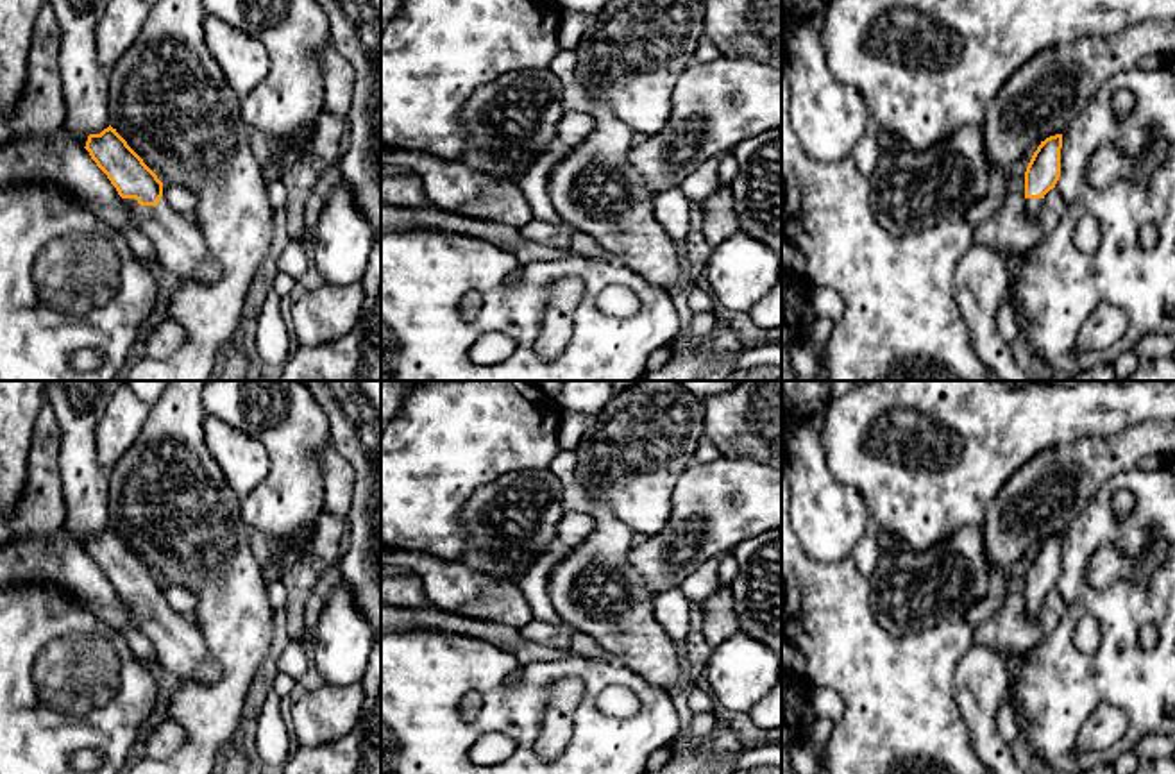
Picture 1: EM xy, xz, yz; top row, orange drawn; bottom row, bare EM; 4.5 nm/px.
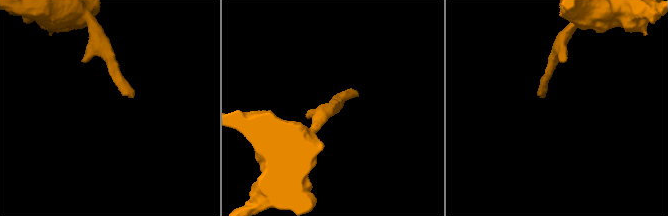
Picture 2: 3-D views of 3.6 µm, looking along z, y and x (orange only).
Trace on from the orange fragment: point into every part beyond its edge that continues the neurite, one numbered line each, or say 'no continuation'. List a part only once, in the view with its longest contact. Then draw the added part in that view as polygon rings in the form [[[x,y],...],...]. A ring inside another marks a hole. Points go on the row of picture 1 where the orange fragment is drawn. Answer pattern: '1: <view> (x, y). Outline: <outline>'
1: xy (179, 247). Outline: [[[163,197],[157,206],[139,206],[136,198],[125,198],[125,206],[134,229],[152,243],[157,261],[175,279],[211,284],[222,277],[190,215],[177,213]]]

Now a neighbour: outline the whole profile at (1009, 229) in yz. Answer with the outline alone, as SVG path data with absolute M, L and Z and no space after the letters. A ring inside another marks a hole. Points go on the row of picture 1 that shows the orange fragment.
M1025 173L1003 175L1007 197L1002 209L987 222L975 225L973 241L987 245L1002 254L1023 254L1039 245L1044 231L1030 222L1025 213Z

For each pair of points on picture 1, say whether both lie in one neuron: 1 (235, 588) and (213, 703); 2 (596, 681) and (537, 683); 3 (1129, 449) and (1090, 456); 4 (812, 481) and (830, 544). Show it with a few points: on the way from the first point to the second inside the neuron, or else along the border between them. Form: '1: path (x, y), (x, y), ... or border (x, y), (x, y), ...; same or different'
1: path (235, 617), (235, 674); same
2: path (582, 669), (551, 671); same
3: path (1120, 453), (1098, 456); same
4: path (819, 497), (819, 506), (828, 517), (828, 528); same

